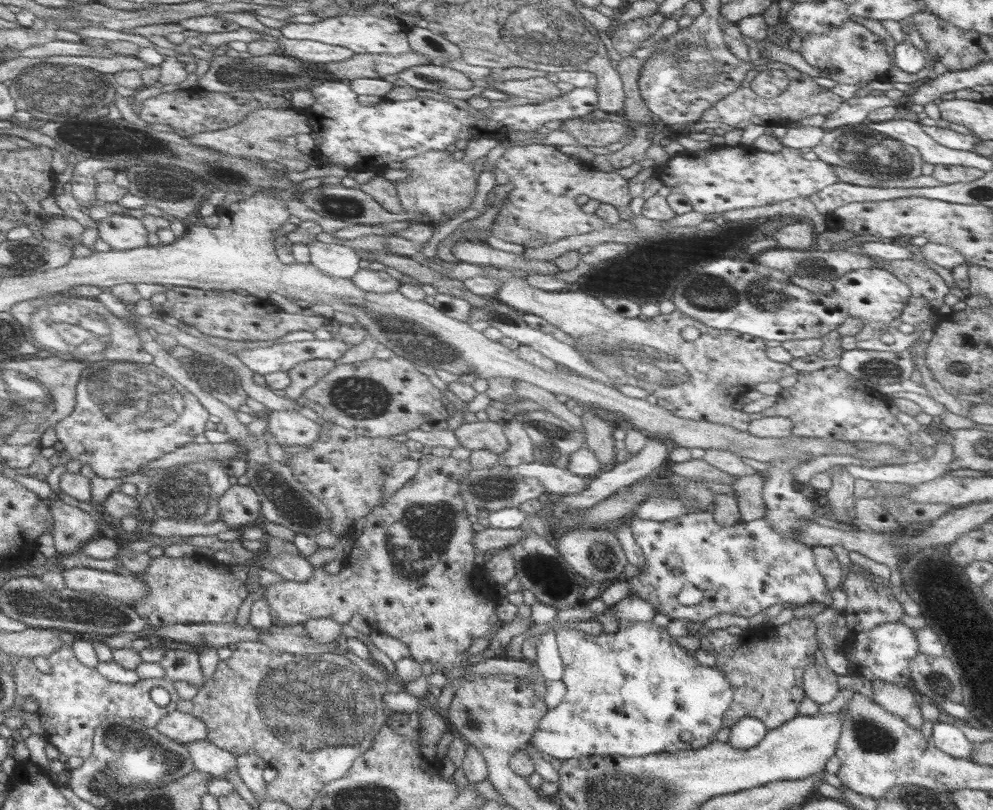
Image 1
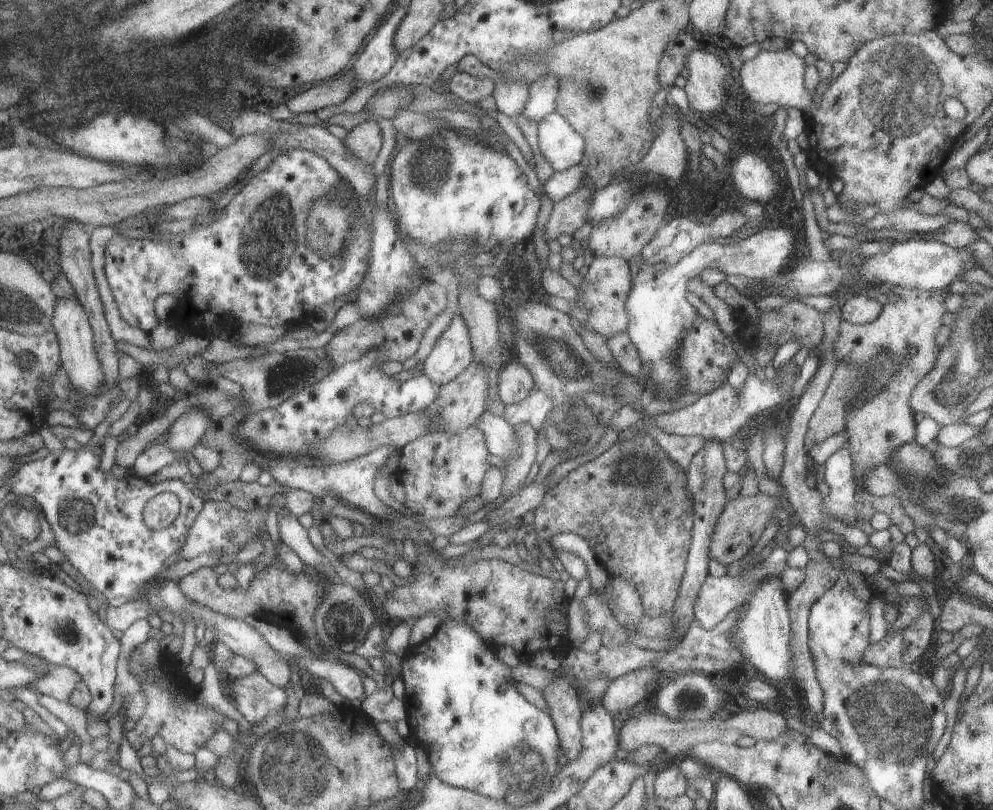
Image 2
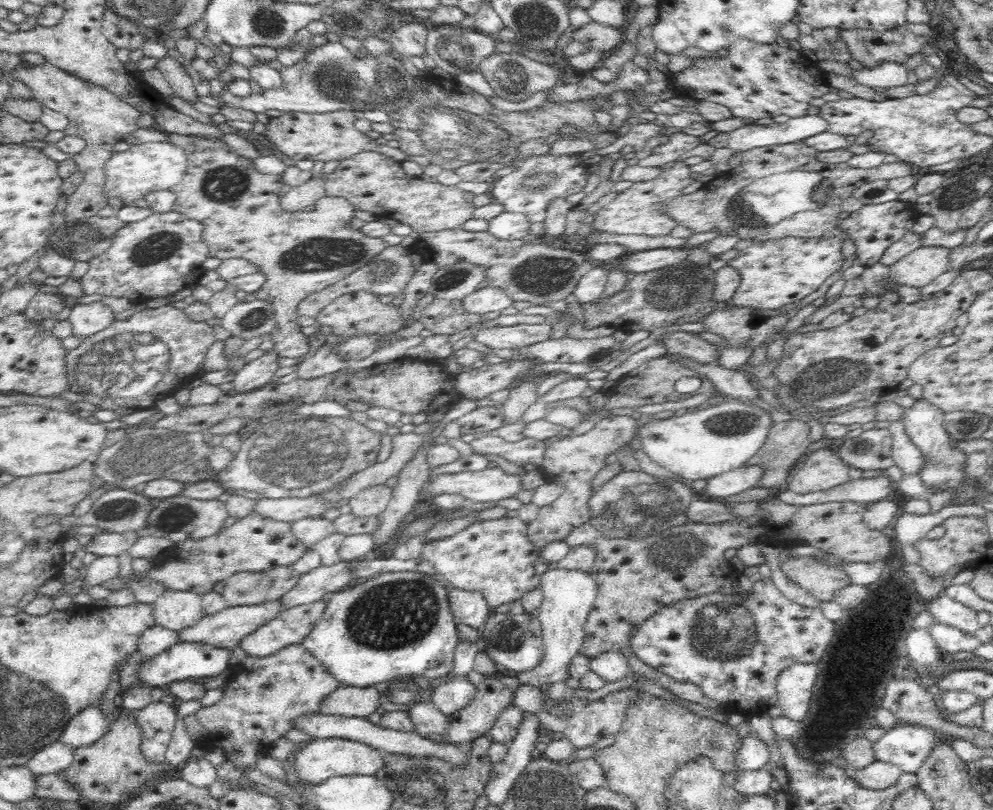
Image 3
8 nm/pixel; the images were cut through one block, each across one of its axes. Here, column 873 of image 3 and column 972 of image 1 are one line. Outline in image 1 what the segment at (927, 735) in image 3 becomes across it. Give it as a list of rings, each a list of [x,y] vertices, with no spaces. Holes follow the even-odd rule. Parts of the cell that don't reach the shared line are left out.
[[[944,722],[934,723],[931,740],[941,752],[966,760],[970,757],[973,746],[975,746],[956,726]]]

